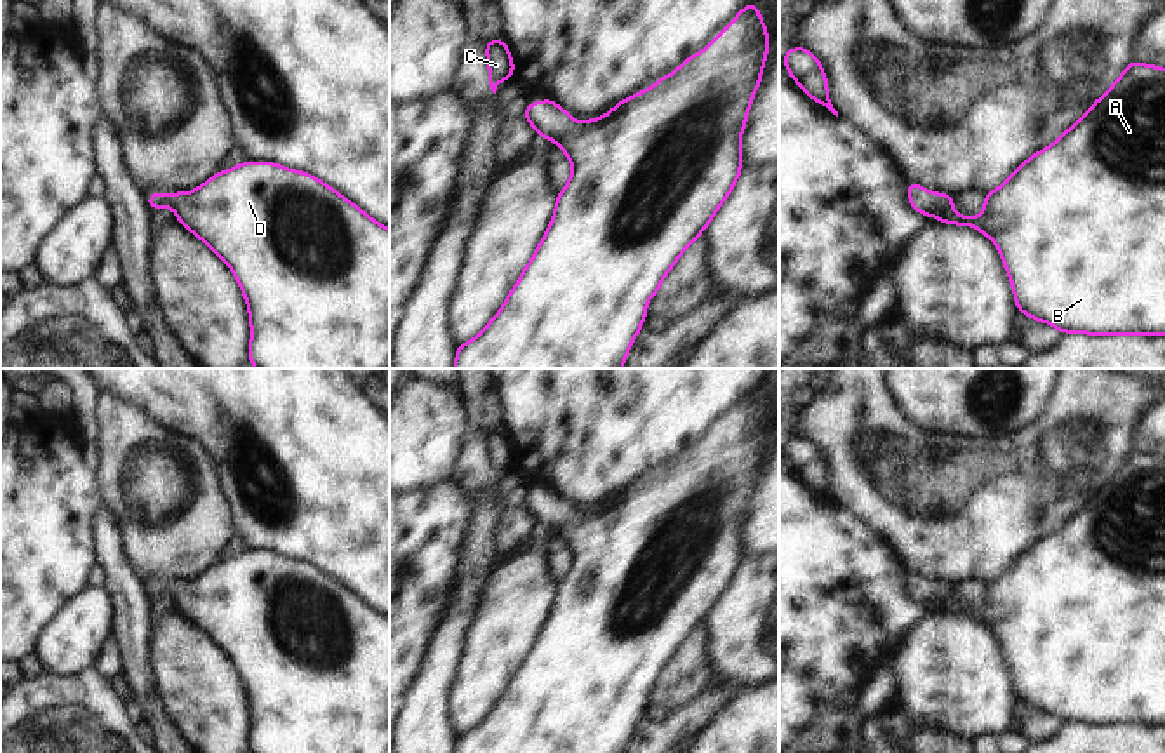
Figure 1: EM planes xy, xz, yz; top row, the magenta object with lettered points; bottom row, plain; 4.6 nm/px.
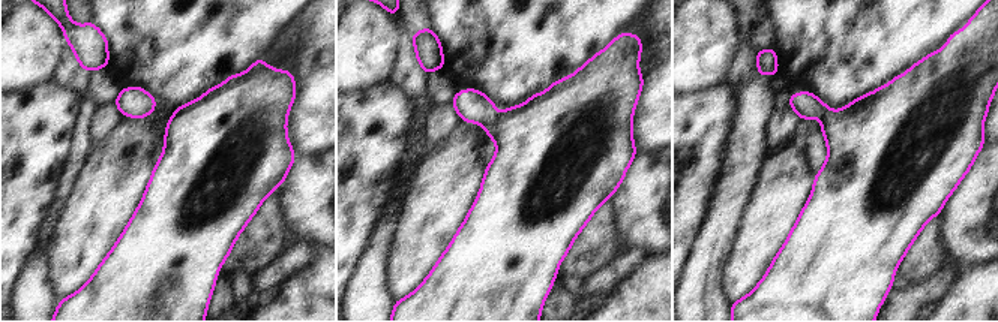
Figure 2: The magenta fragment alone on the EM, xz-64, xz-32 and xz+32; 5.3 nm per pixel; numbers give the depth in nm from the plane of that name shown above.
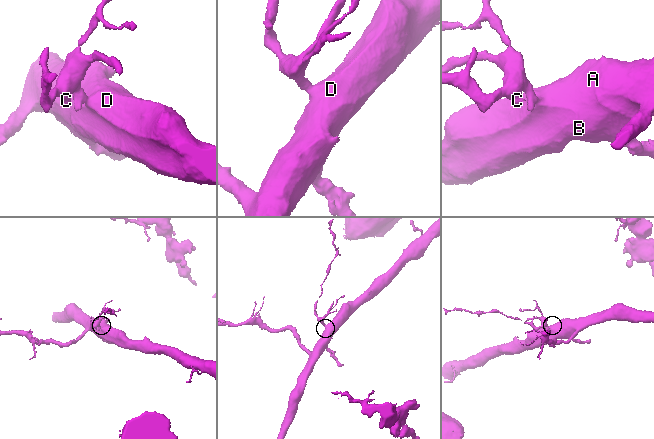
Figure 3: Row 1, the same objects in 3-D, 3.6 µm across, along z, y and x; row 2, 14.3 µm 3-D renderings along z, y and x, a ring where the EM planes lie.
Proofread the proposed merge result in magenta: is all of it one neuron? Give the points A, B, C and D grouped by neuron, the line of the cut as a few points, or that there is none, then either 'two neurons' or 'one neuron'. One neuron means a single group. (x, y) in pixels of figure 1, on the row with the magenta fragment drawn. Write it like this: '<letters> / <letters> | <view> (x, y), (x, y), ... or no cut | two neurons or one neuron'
A B C D | no cut | one neuron

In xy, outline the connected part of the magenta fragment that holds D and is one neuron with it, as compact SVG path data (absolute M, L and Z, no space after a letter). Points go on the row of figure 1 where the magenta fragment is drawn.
M243 162L190 193L150 193L150 210L170 207L233 271L250 317L256 369L389 369L389 230L308 172Z

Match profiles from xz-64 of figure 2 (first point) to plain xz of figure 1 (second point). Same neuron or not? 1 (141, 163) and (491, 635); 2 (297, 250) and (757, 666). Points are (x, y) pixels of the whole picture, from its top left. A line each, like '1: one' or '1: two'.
1: one
2: two

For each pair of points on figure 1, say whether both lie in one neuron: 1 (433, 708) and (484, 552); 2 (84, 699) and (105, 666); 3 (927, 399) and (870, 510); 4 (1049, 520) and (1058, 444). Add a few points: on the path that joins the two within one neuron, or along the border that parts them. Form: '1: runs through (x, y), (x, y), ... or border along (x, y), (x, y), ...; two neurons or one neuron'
1: runs through (437, 670), (466, 590); one neuron
2: border along (93, 668), (106, 680); two neurons
3: border along (891, 390), (898, 406), (920, 428), (953, 435); two neurons
4: runs through (1049, 501), (1049, 470), (1056, 463); one neuron

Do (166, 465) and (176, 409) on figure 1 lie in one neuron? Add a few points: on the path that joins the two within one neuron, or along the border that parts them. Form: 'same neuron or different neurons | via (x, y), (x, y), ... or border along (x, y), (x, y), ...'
different neurons | border along (138, 407), (167, 428), (199, 442), (207, 453)

